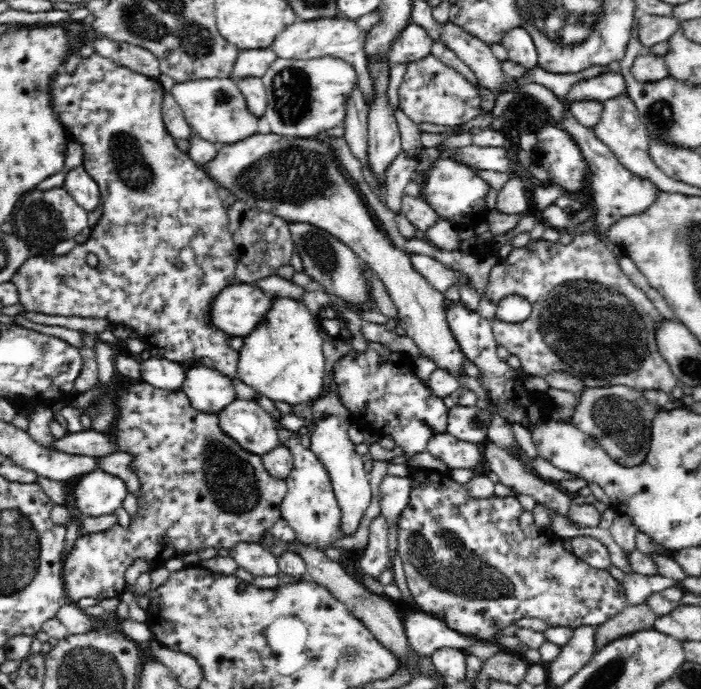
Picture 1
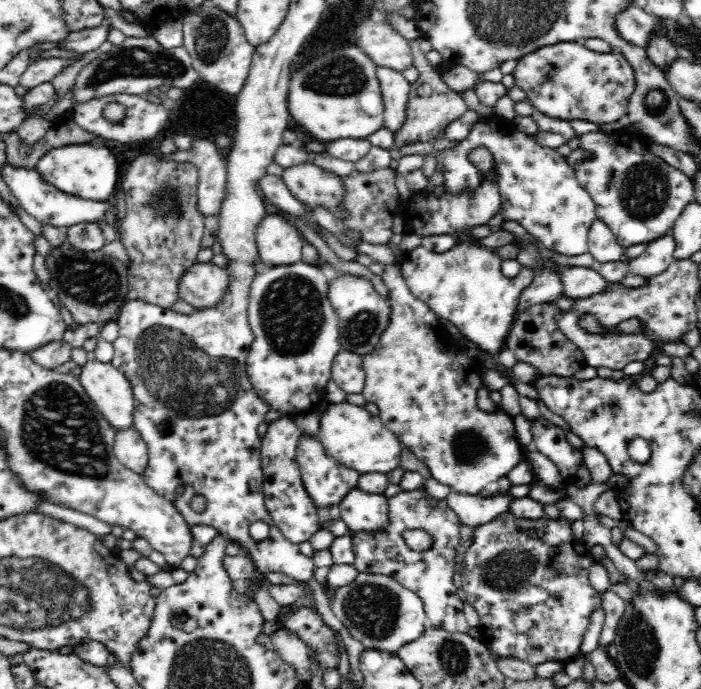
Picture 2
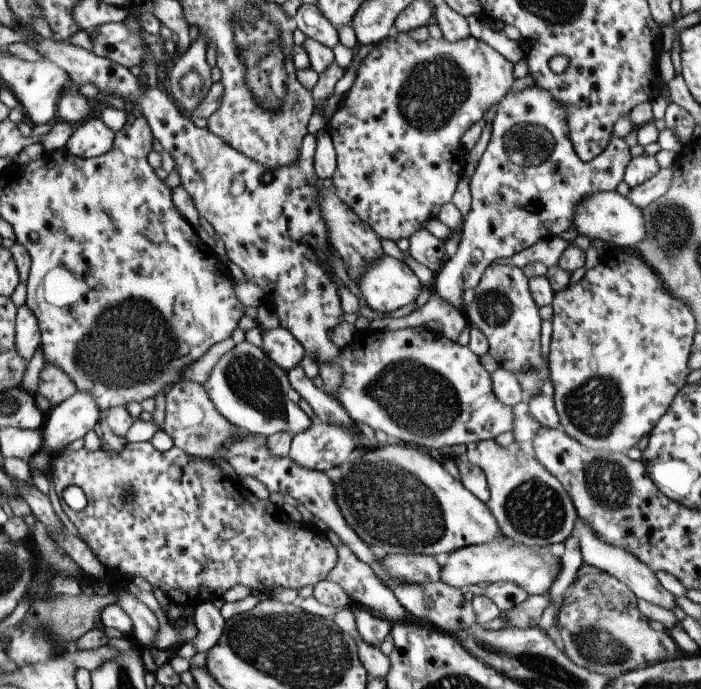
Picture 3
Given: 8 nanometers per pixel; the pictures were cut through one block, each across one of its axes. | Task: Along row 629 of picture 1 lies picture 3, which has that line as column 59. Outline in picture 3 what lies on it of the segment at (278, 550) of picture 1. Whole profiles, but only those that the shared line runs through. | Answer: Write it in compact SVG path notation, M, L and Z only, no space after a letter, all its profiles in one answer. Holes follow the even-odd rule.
M45 363L39 372L36 393L43 396L50 408L58 406L76 392L75 384L64 372L50 363Z

